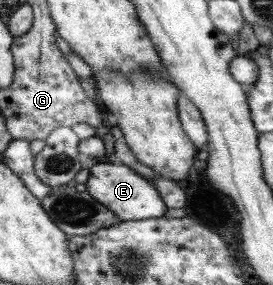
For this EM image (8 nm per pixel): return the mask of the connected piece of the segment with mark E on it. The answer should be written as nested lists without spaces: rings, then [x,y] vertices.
[[[103,159],[89,169],[89,178],[85,184],[86,192],[96,202],[113,211],[117,222],[165,217],[165,212],[168,209],[155,184],[123,164],[116,165]]]

